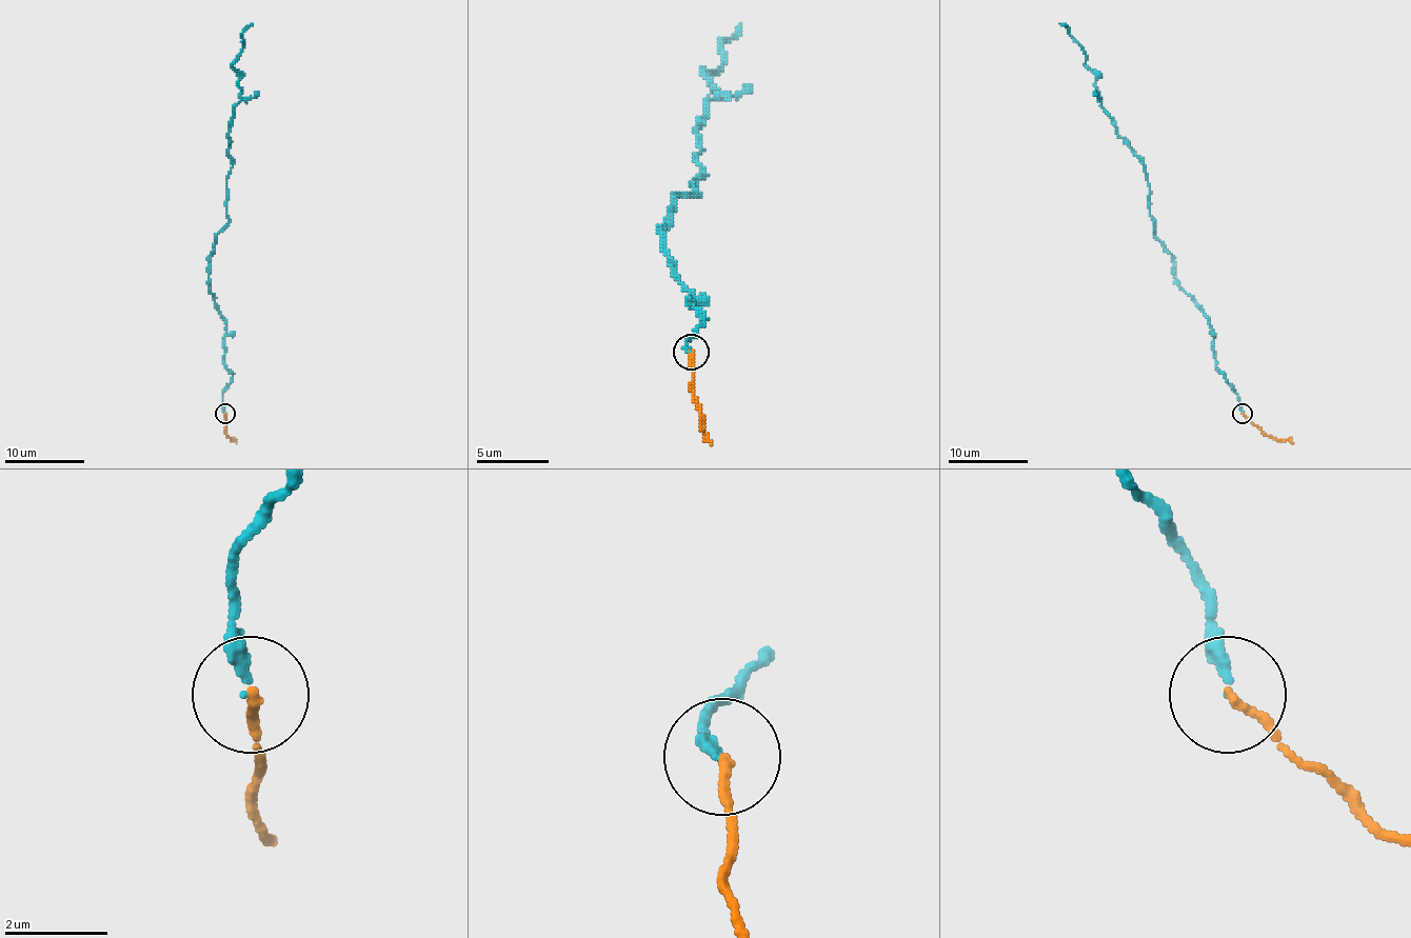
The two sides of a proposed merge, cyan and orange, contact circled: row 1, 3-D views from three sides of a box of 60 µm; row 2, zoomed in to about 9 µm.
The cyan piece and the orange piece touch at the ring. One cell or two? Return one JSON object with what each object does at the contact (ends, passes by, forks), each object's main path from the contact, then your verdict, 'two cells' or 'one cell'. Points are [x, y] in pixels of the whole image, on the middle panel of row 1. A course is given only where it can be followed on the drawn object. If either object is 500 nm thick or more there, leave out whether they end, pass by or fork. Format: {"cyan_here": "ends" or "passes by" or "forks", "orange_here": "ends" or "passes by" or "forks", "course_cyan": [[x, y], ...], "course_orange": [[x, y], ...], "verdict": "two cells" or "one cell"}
{"cyan_here": "ends", "orange_here": "ends", "course_cyan": [[690, 351], [704, 322], [660, 233], [704, 175], [697, 128], [718, 92], [704, 74], [740, 23]], "course_orange": [[690, 351], [693, 394], [704, 438], [711, 444]], "verdict": "two cells"}

